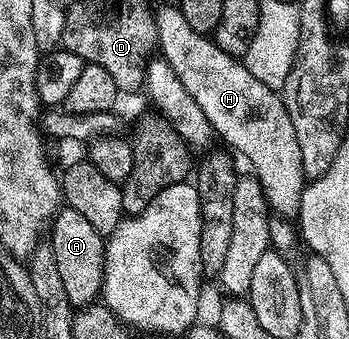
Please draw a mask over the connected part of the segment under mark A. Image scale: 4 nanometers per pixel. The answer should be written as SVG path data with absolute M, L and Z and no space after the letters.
M63 205L56 212L55 218L49 226L49 246L52 249L53 259L57 263L58 272L61 273L62 284L65 285L66 296L75 309L90 307L100 298L103 290L103 275L107 248L105 237L89 225L77 209Z

